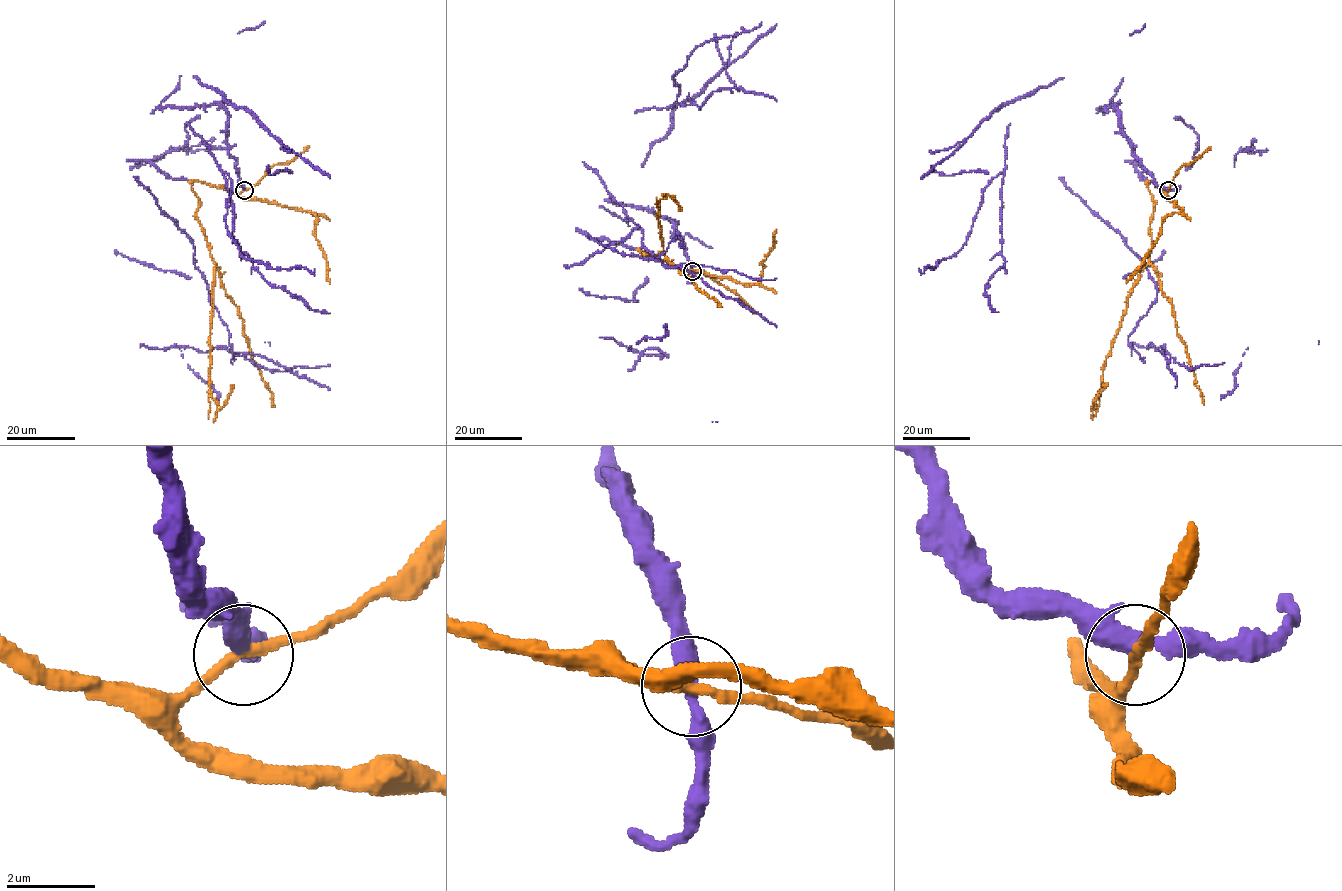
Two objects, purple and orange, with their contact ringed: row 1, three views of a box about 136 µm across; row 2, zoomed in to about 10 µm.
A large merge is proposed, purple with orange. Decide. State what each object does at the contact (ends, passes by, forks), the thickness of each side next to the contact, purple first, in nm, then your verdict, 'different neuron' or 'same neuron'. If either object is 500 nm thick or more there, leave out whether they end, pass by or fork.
purple passes by; orange passes by; calibres 380 and 240 nm; same neuron

